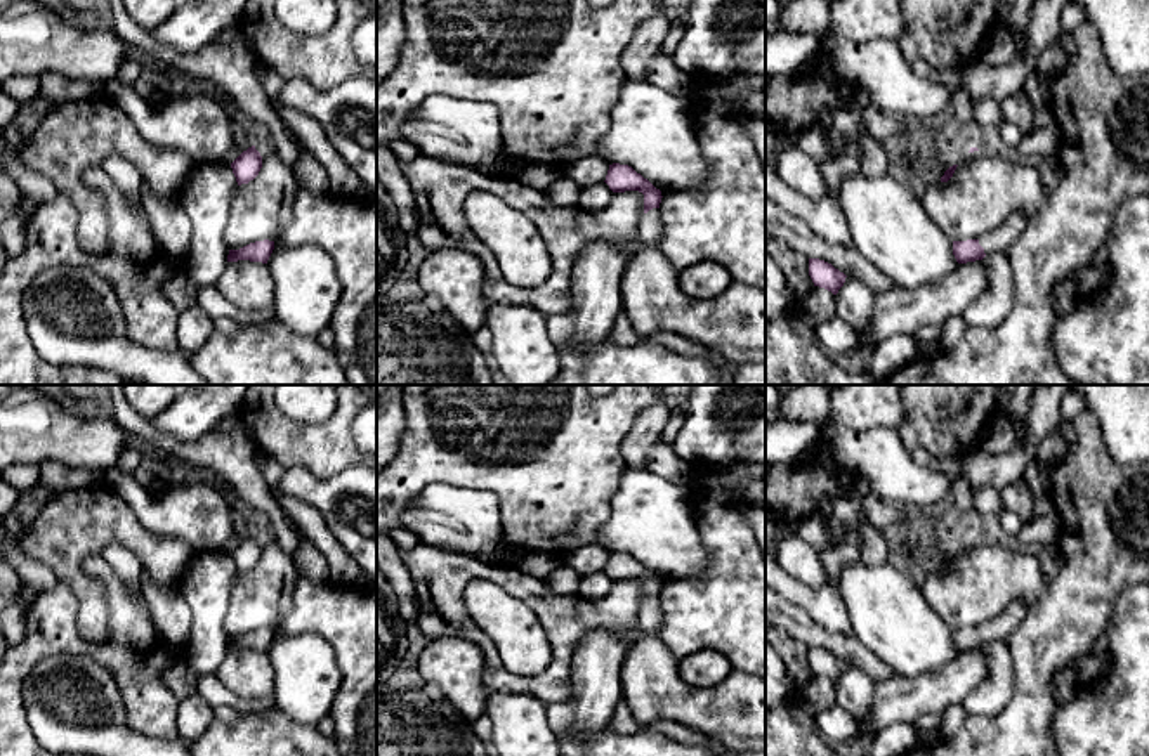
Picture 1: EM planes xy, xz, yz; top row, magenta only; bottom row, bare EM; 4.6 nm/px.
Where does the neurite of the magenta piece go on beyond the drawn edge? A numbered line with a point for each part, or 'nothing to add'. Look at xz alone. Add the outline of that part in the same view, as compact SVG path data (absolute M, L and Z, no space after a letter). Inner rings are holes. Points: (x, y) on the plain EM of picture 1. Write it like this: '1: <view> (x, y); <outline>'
1: xz (650, 618); M653 596L640 607L639 633L660 635L660 628L661 628L661 603L660 596Z

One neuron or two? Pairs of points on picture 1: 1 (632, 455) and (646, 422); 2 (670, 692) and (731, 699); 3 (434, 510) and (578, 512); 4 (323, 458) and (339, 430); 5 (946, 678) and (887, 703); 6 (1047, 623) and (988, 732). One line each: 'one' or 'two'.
1: one
2: one
3: two
4: one
5: one
6: one

